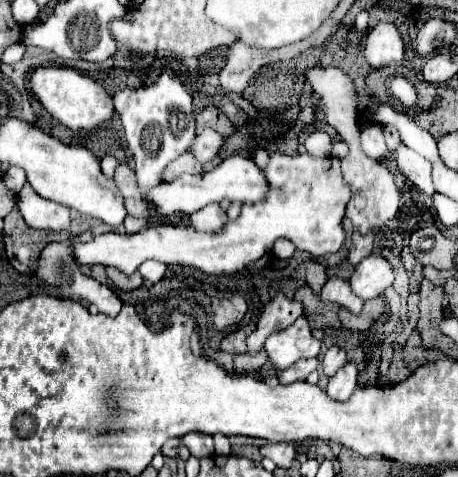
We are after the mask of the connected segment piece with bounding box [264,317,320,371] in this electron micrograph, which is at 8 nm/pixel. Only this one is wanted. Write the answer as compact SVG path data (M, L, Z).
M300 317L294 325L286 327L284 331L272 333L266 339L266 353L270 361L282 371L294 365L302 357L318 357L320 341L312 335L308 321Z

